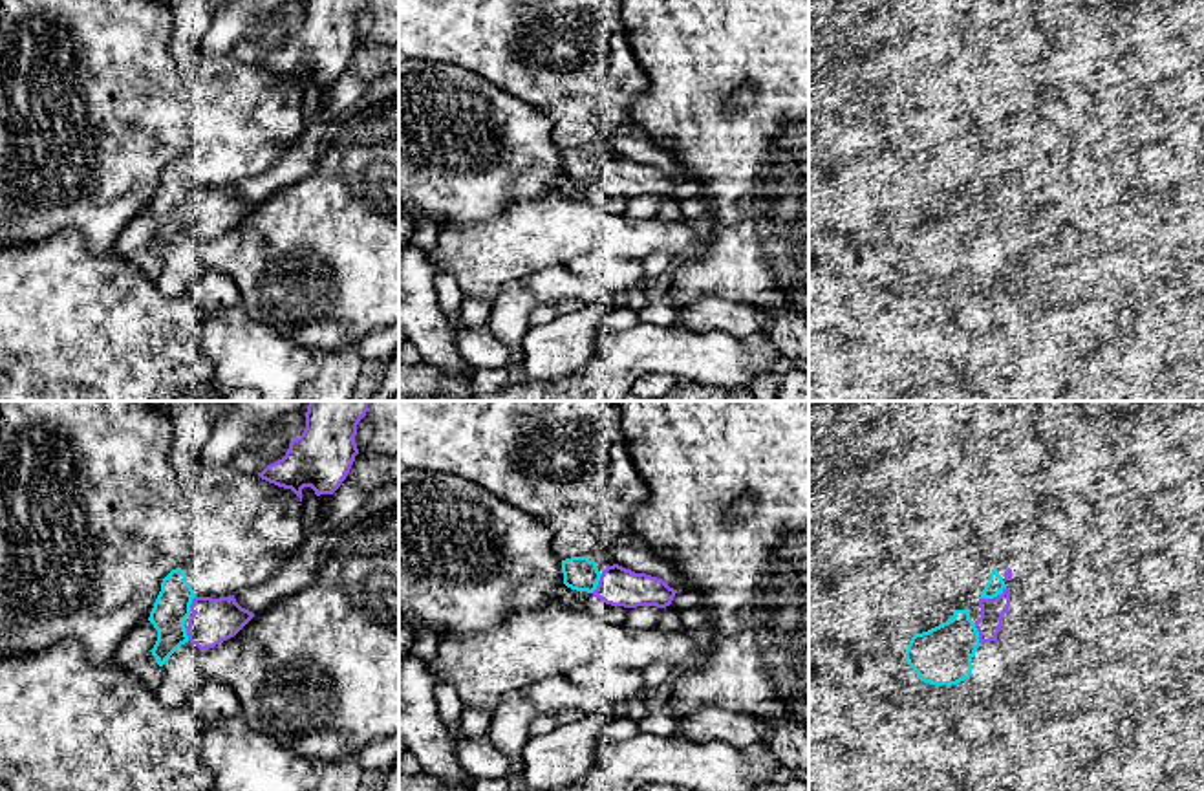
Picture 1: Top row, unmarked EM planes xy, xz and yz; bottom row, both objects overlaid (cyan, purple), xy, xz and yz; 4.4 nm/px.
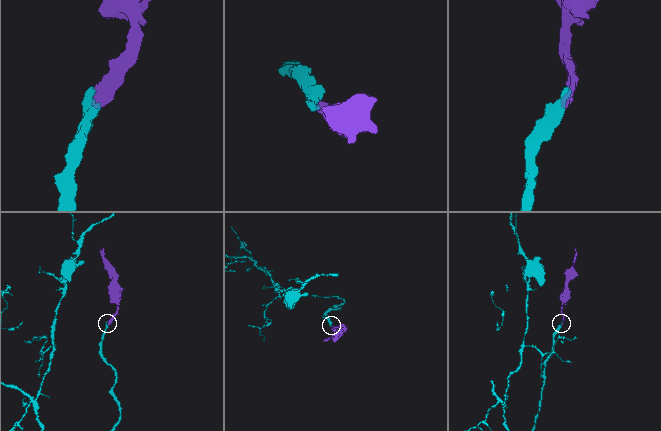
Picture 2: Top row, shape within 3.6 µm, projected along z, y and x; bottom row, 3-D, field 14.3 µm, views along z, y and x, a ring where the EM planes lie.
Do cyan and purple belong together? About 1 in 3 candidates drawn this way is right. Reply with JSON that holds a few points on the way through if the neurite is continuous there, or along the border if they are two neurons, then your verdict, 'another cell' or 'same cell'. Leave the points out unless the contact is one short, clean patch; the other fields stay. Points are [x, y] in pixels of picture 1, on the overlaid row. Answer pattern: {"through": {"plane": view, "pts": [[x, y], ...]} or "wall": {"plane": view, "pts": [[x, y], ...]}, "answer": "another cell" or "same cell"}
{"answer": "same cell"}

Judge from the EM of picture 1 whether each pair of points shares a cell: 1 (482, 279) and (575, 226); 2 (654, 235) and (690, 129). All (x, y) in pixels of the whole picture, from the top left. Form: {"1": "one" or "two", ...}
{"1": "one", "2": "two"}

